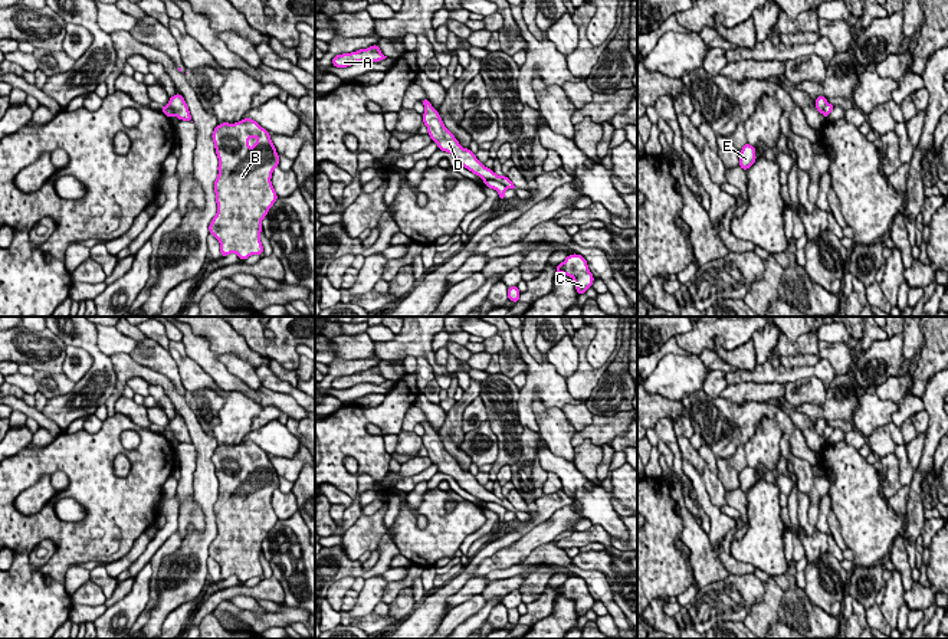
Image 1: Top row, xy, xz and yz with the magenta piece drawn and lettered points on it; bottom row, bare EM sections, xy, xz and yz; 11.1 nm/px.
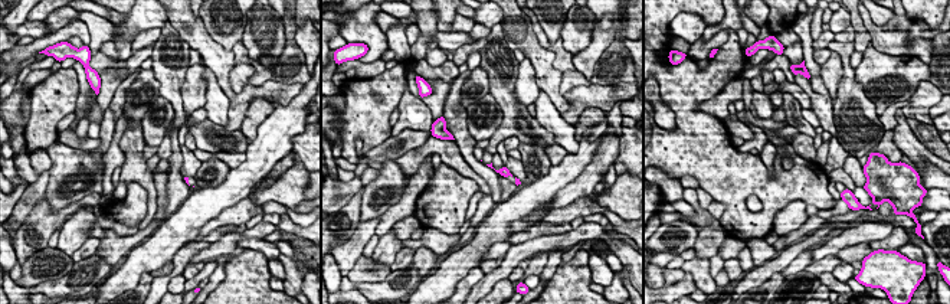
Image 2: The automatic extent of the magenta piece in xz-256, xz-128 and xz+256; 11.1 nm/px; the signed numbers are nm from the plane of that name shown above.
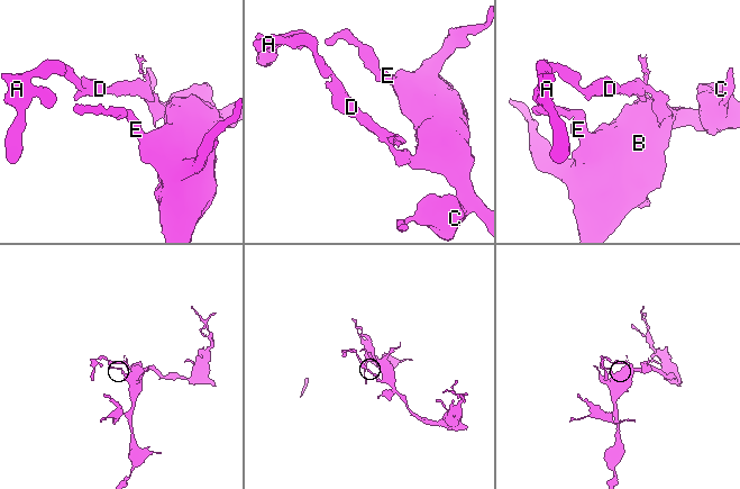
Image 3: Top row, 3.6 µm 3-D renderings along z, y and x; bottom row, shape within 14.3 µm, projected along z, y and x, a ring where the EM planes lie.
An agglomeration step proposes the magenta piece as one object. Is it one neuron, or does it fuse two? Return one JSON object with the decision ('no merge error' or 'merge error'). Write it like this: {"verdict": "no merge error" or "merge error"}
{"verdict": "merge error"}

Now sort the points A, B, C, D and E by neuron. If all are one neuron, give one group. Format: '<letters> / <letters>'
A D / B C E

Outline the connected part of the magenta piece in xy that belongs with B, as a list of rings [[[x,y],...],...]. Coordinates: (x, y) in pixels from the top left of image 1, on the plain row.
[[[243,440],[234,446],[219,446],[211,461],[219,481],[219,497],[213,508],[217,535],[210,544],[209,554],[219,563],[222,579],[236,576],[245,583],[252,577],[262,577],[262,543],[278,522],[270,501],[279,488],[279,476],[270,456],[252,440]]]

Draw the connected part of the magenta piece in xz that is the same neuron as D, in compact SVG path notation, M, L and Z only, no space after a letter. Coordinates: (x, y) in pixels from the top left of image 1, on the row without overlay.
M421 422L426 433L421 436L423 446L427 449L427 456L432 463L437 466L439 472L452 476L460 488L479 498L485 502L496 502L503 507L506 511L516 512L515 507L506 498L498 498L482 486L476 476L473 476L469 471L463 471L455 458L445 449L439 435L432 429L429 422Z

